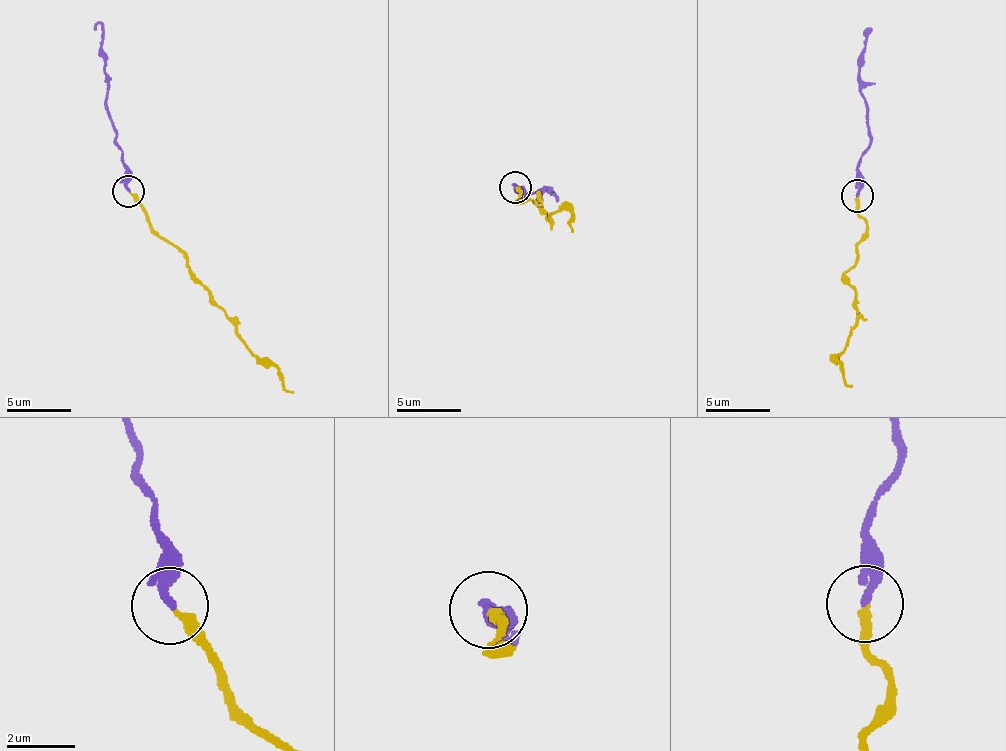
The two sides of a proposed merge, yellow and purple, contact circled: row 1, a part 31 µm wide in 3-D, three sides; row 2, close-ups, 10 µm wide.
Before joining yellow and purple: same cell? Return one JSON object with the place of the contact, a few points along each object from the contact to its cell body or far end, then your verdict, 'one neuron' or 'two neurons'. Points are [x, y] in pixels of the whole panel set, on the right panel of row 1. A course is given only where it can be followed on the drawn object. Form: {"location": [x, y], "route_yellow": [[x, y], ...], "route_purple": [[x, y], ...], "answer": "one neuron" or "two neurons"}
{"location": [857, 196], "route_yellow": [[860, 195], [856, 210], [866, 228], [846, 274], [858, 316], [837, 358], [852, 388]], "route_purple": [[857, 195], [858, 163], [869, 144], [860, 56], [867, 27]], "answer": "one neuron"}

